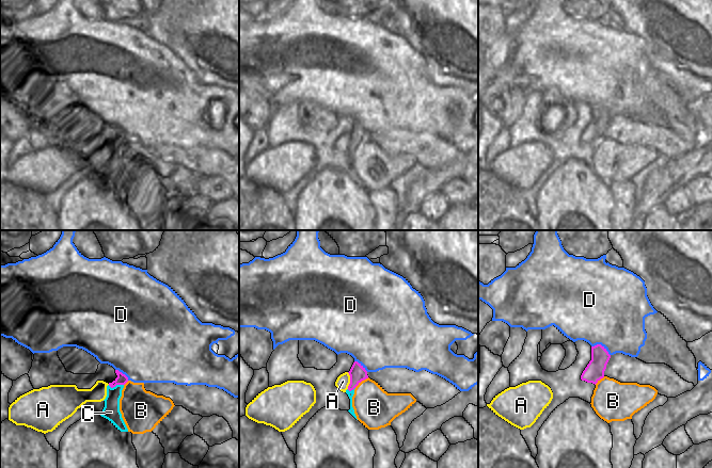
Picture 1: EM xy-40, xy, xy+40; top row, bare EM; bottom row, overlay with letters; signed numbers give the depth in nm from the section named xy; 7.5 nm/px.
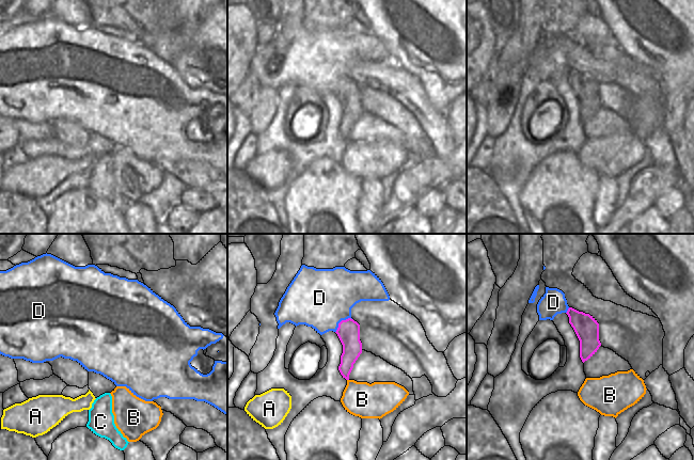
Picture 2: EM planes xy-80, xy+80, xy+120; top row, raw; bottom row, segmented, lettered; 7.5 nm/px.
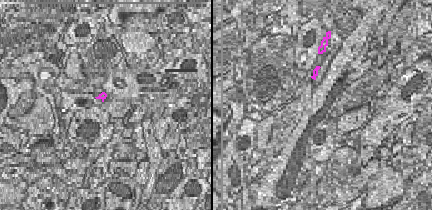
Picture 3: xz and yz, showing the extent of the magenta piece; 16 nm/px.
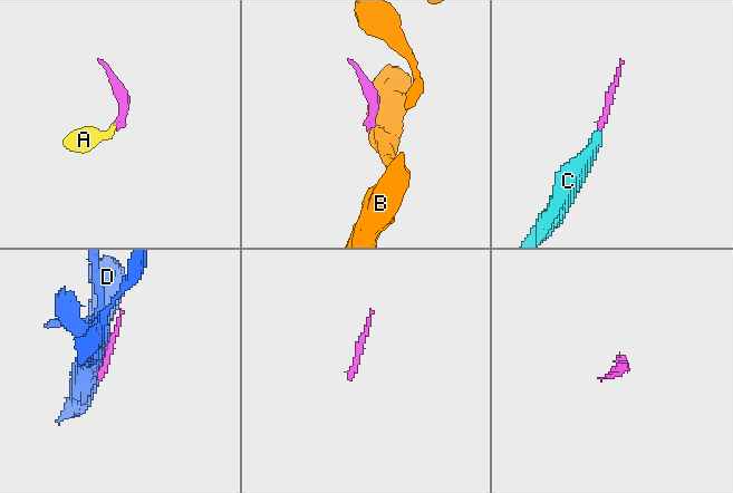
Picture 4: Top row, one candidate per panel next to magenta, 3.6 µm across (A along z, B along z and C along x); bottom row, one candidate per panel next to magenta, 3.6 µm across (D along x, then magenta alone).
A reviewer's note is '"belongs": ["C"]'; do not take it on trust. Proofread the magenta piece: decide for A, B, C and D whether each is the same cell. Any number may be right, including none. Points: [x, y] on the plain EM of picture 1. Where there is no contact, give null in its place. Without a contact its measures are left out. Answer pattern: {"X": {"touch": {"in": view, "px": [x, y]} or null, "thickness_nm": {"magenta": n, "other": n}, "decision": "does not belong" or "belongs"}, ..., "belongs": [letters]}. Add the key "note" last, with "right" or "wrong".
{"A": {"touch": {"in": "xy", "px": [350, 142]}, "thickness_nm": {"magenta": 120, "other": 100}, "decision": "does not belong"}, "B": {"touch": {"in": "xy", "px": [361, 142]}, "thickness_nm": {"magenta": 120, "other": 300}, "decision": "does not belong"}, "C": {"touch": {"in": "xy-40", "px": [115, 146]}, "thickness_nm": {"magenta": 80, "other": 130}, "decision": "belongs"}, "D": {"touch": {"in": "xy+40", "px": [601, 107]}, "thickness_nm": {"magenta": 140, "other": 480}, "decision": "does not belong"}, "belongs": ["C"], "note": "right"}

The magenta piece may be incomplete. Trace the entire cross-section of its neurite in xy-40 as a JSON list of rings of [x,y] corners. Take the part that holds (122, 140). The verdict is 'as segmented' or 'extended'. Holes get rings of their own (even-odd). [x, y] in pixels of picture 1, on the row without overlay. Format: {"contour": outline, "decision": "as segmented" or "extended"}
{"contour": [[[115,131],[115,134],[117,139],[107,147],[107,158],[104,161],[105,168],[100,177],[108,180],[121,193],[128,193],[120,173],[122,151],[128,143],[128,139],[118,131]]], "decision": "extended"}

